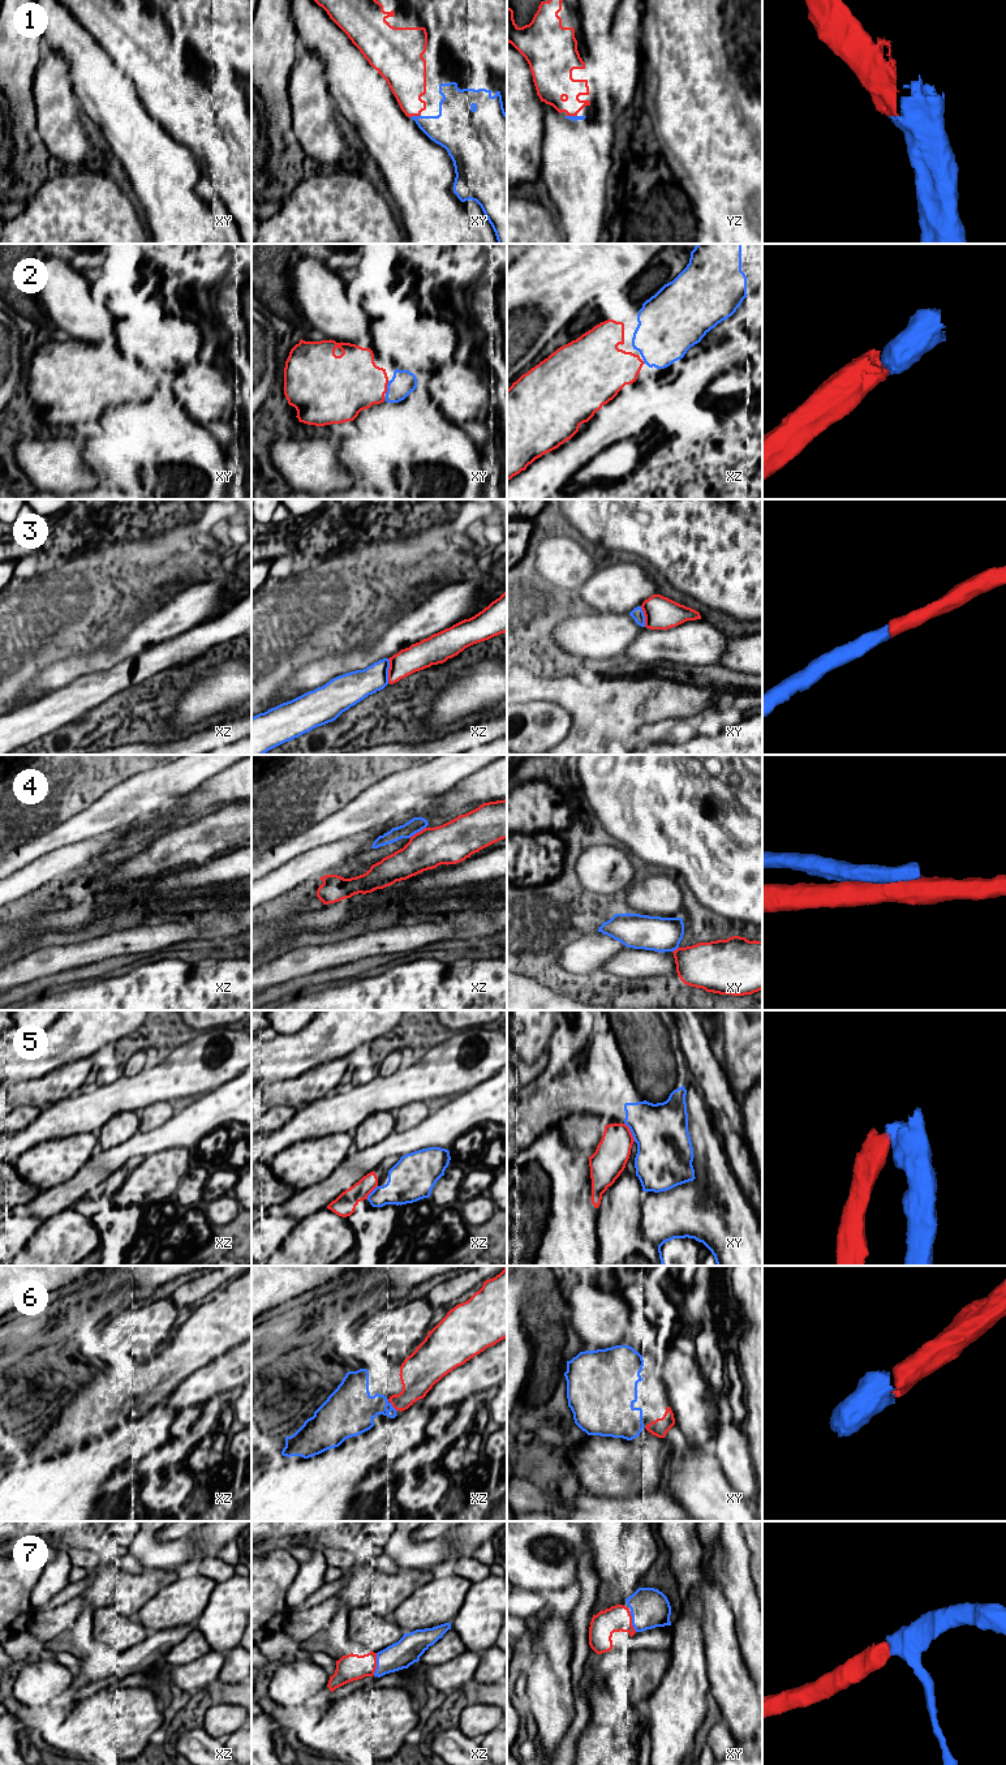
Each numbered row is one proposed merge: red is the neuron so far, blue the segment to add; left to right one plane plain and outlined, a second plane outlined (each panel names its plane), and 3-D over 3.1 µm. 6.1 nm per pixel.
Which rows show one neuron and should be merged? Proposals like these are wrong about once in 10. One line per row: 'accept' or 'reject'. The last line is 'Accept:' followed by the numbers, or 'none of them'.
1: accept
2: accept
3: accept
4: reject
5: reject
6: accept
7: accept
Accept: 1, 2, 3, 6, 7

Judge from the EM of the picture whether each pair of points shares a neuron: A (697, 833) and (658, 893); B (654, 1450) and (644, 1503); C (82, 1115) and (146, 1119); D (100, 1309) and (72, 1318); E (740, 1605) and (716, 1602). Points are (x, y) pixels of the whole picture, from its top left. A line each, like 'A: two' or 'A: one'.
A: two
B: two
C: two
D: one
E: two

